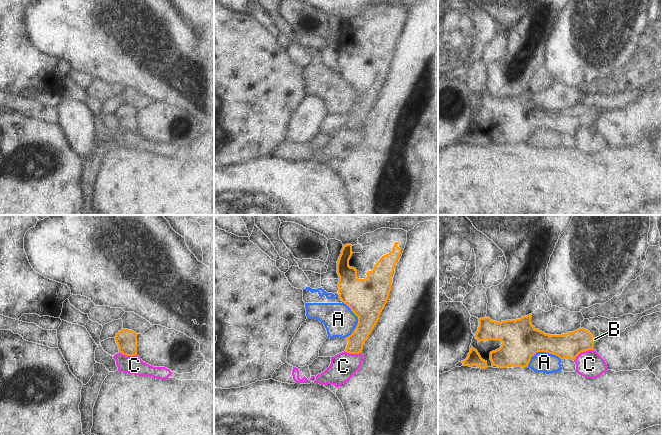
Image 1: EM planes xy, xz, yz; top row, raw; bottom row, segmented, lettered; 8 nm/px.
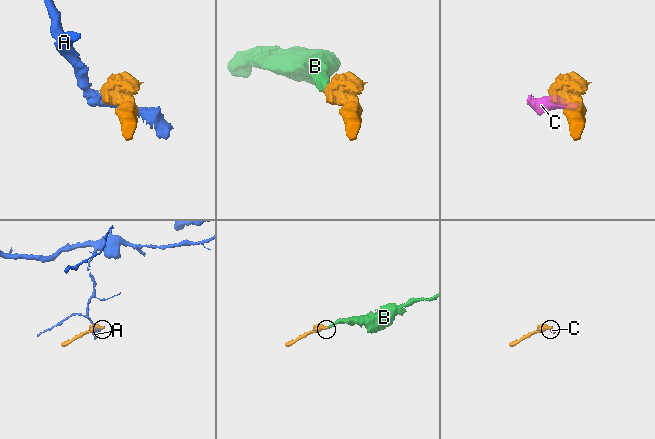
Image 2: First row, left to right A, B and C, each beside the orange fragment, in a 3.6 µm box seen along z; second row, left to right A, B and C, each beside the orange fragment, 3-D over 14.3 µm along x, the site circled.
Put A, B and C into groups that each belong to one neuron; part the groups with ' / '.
A / B / C

